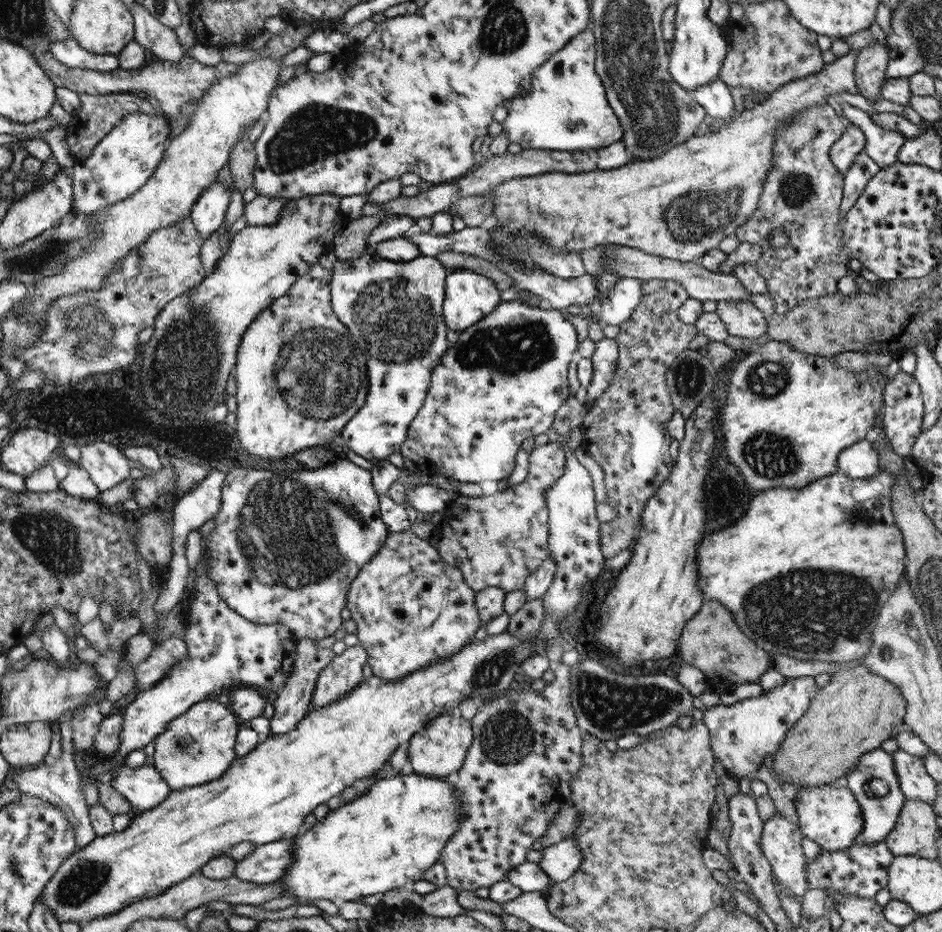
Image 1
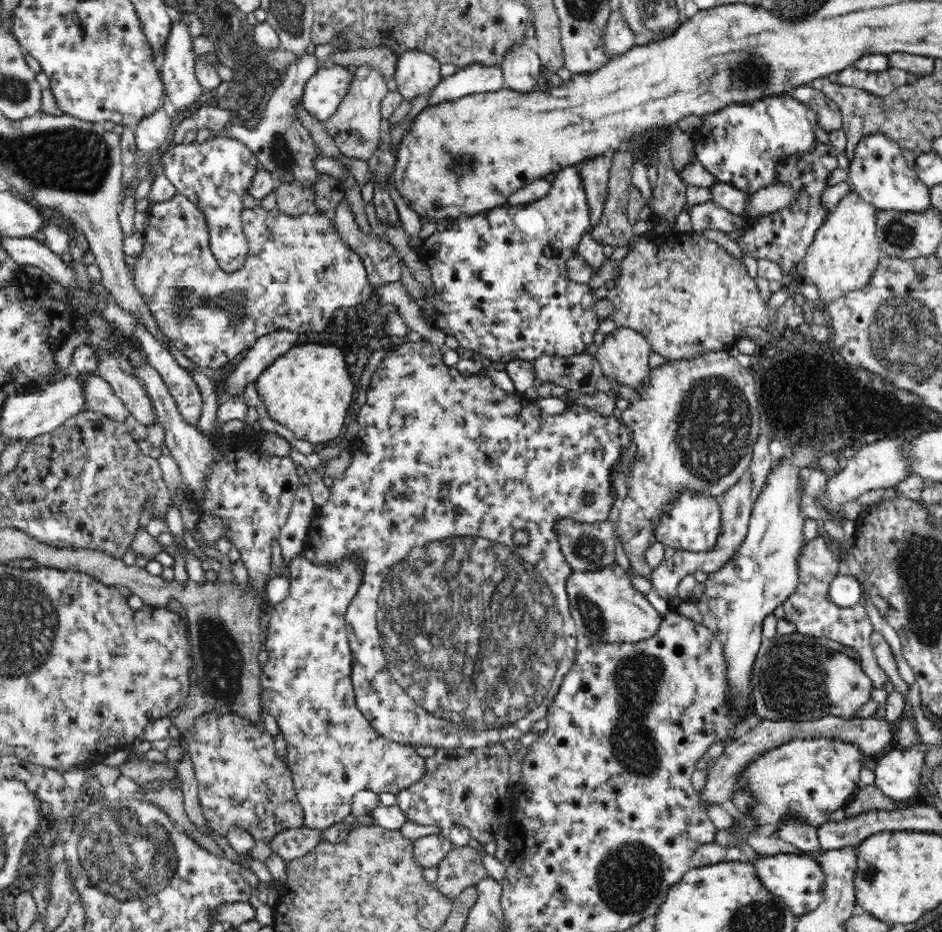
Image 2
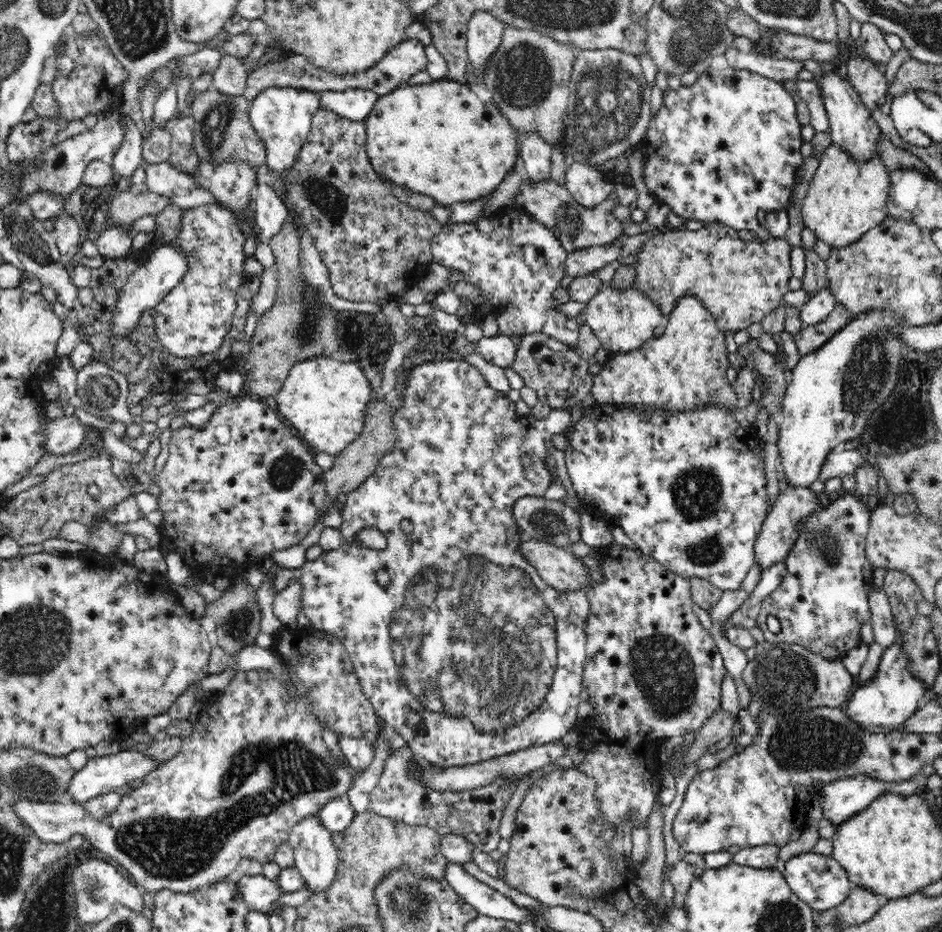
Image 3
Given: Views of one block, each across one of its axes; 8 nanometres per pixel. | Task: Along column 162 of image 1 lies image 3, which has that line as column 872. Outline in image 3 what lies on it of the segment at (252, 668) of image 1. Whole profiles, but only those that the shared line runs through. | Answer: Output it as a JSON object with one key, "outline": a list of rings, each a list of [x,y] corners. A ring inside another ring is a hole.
{"outline":[[[899,632],[893,645],[886,647],[882,653],[876,674],[859,687],[844,705],[844,712],[851,722],[854,722],[869,734],[882,734],[902,730],[904,722],[919,709],[924,702],[925,690],[922,682],[911,678],[907,670],[905,656],[899,650]]]}

